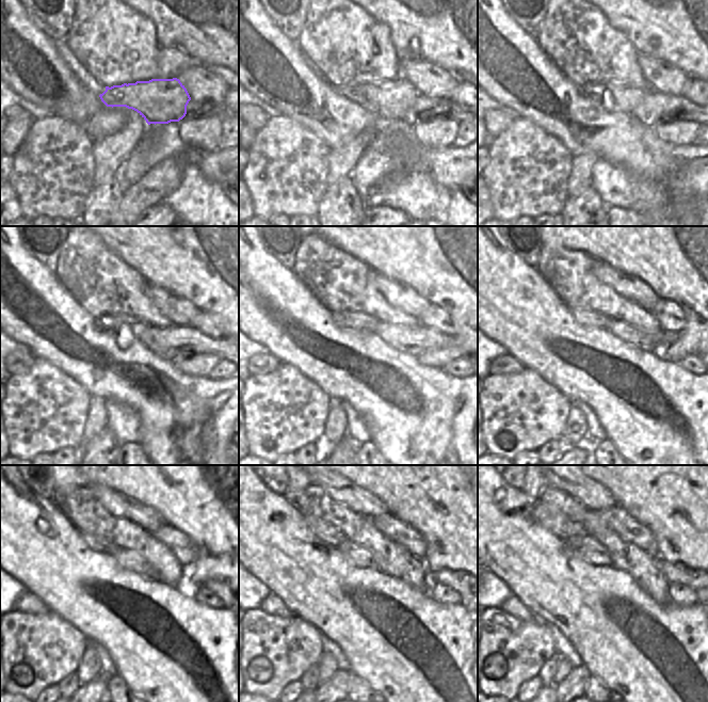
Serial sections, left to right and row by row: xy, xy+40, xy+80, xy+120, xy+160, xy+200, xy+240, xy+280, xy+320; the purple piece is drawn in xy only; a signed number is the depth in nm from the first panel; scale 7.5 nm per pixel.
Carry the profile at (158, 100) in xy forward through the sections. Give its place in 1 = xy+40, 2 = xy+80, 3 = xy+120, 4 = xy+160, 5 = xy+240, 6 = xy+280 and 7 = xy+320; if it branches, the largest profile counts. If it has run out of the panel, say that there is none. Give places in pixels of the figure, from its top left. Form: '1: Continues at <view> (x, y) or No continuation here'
1: Continues at xy+40 (390, 100)
2: Continues at xy+80 (623, 97)
3: Continues at xy+120 (115, 323)
4: Continues at xy+160 (356, 320)
5: Continues at xy+240 (99, 544)
6: Continues at xy+280 (324, 530)
7: Continues at xy+320 (547, 515)

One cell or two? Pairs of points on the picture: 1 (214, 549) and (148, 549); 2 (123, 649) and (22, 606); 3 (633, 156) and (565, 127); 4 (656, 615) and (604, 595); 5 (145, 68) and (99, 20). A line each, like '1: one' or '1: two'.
1: two
2: two
3: one
4: one
5: one

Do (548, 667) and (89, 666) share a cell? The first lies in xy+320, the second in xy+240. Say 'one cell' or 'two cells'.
two cells

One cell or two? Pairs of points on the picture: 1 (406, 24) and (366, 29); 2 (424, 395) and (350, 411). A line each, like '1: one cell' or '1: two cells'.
1: two cells
2: two cells

